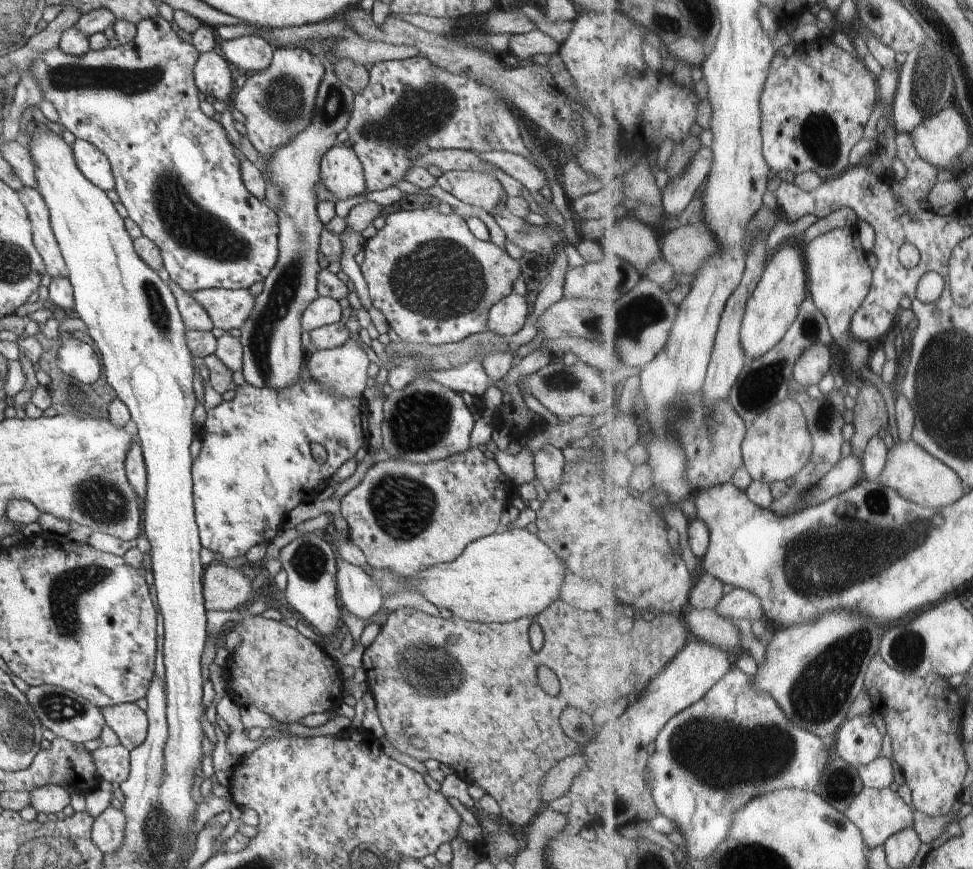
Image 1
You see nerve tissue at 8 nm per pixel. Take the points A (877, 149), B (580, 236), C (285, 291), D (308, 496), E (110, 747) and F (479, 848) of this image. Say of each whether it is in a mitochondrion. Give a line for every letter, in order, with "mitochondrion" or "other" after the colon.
A: other
B: other
C: mitochondrion
D: other
E: other
F: other

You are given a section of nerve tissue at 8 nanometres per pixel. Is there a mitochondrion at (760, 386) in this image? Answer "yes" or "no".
yes

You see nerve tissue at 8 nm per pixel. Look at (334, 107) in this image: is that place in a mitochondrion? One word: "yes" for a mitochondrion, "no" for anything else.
yes

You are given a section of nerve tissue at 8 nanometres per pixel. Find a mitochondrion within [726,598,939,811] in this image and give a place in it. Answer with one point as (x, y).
(820, 690)

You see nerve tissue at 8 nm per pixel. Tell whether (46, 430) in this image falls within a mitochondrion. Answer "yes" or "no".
no

